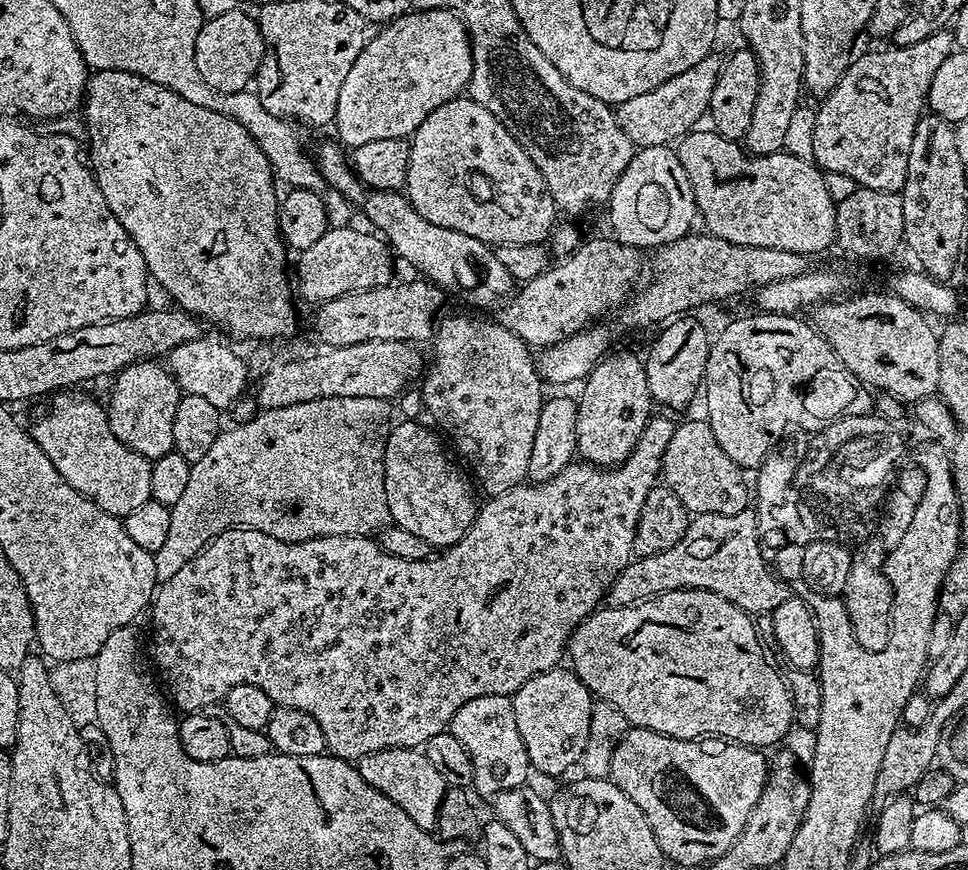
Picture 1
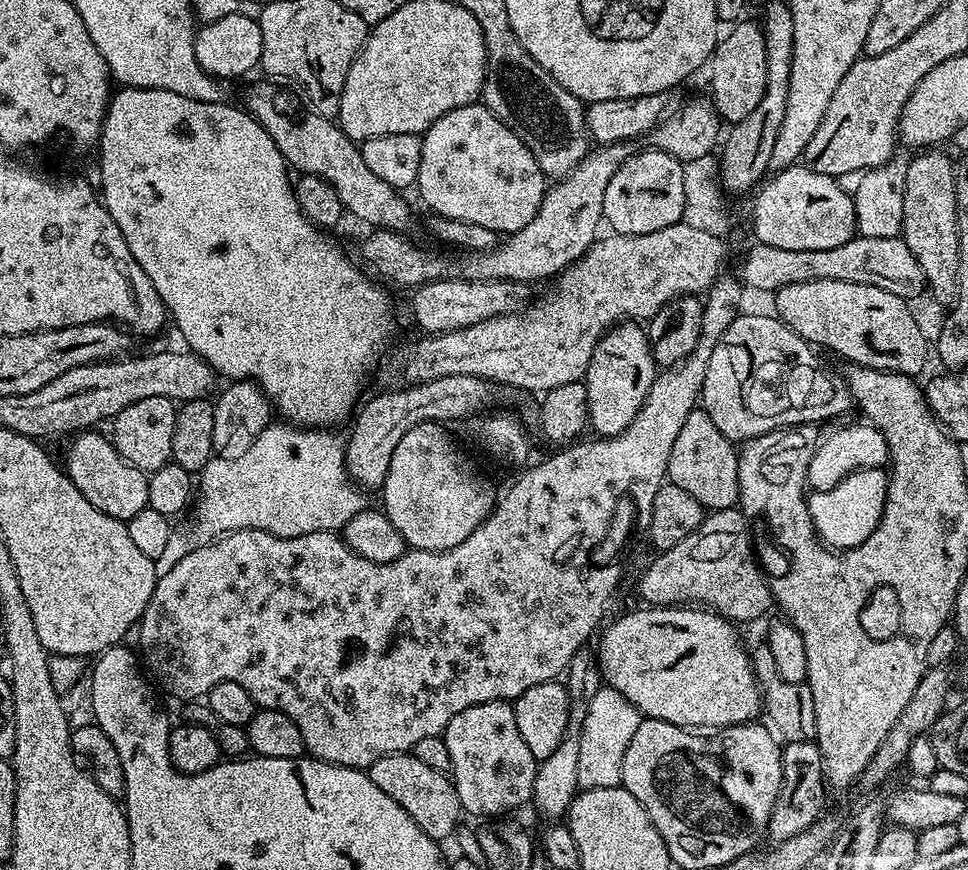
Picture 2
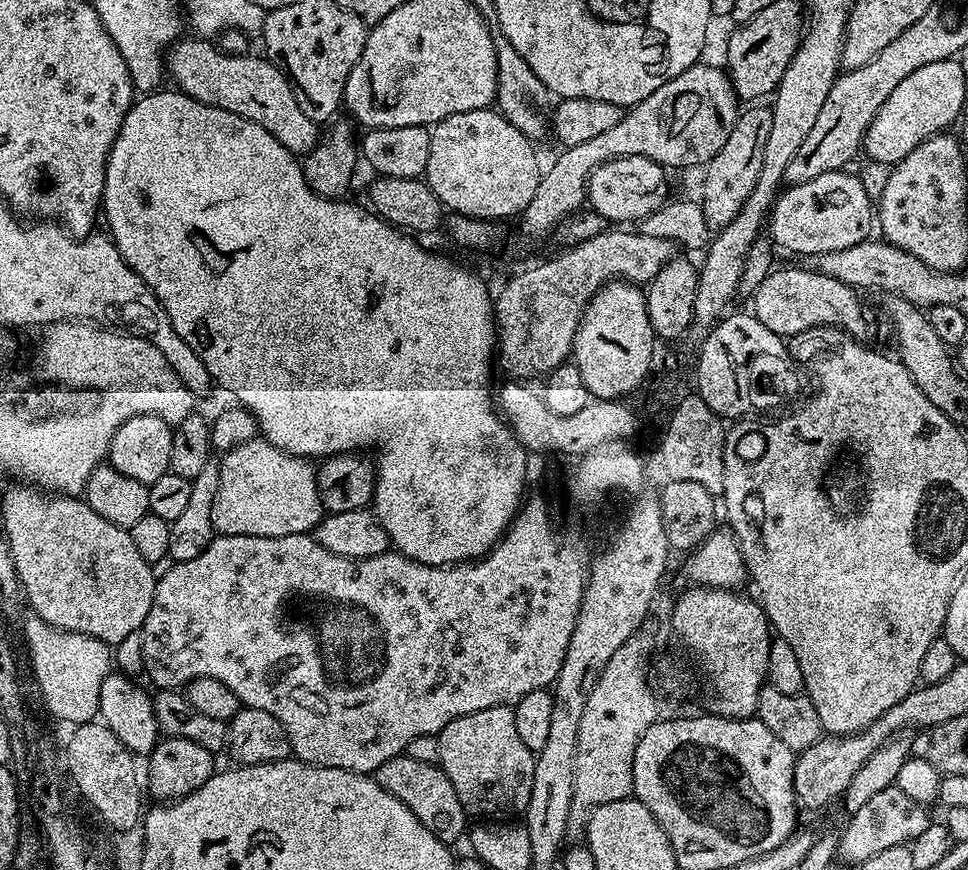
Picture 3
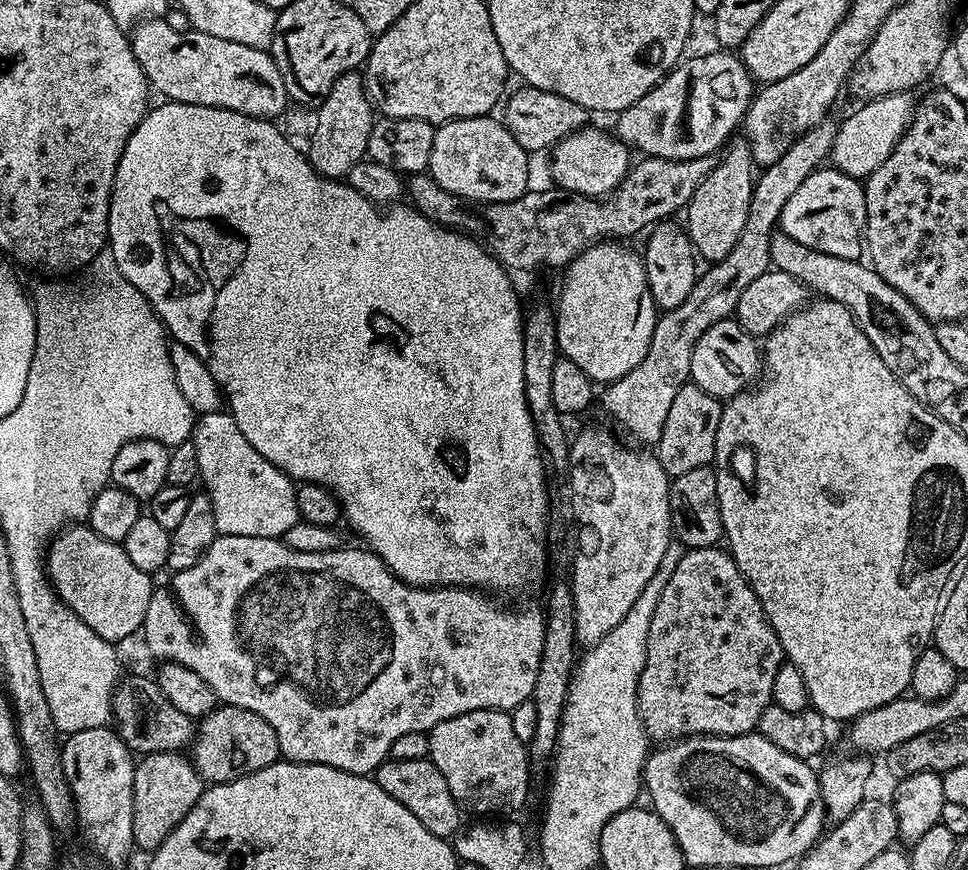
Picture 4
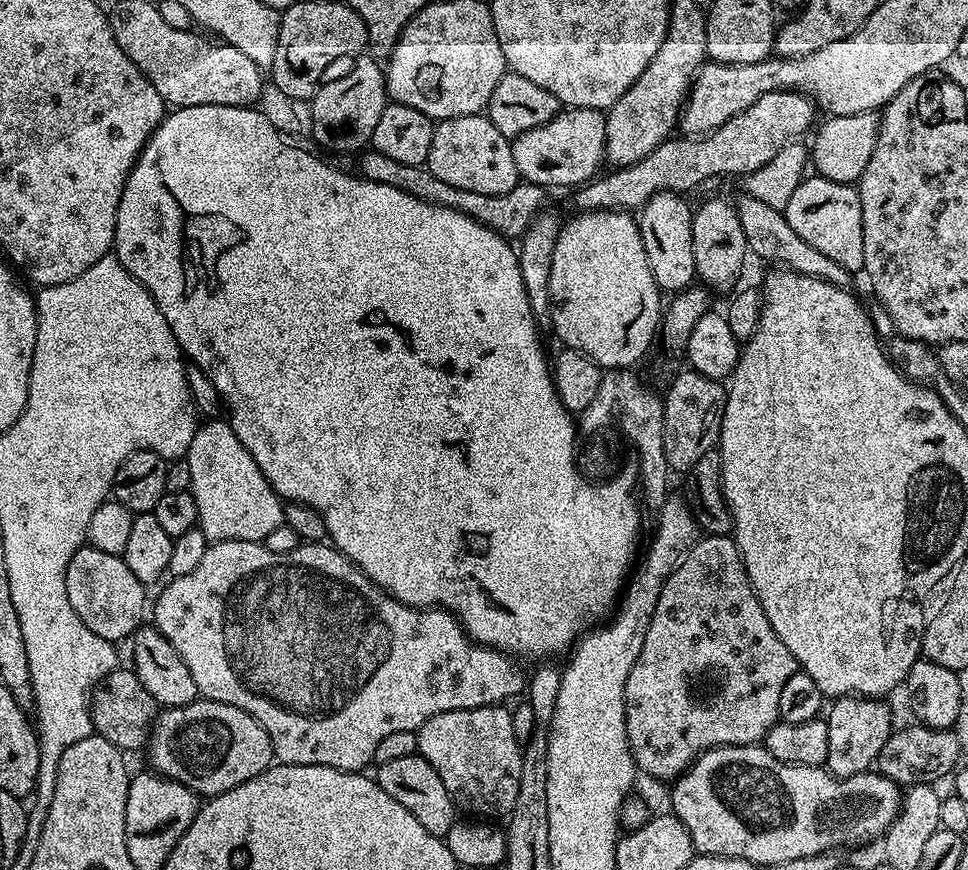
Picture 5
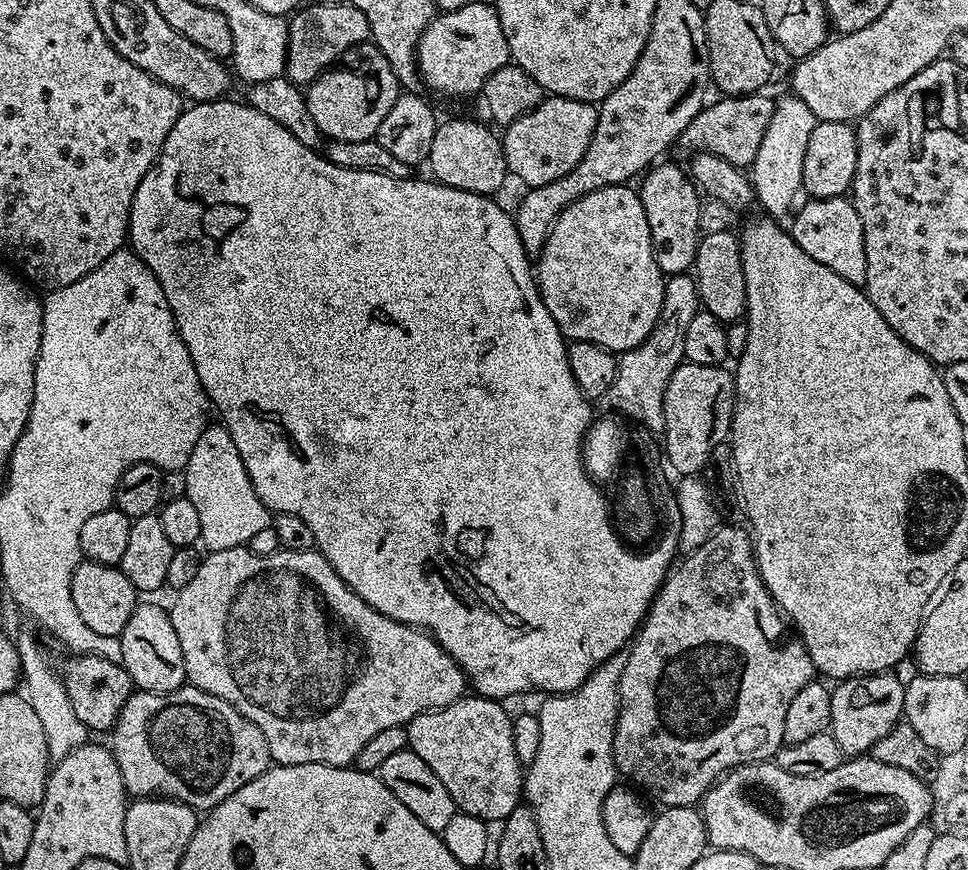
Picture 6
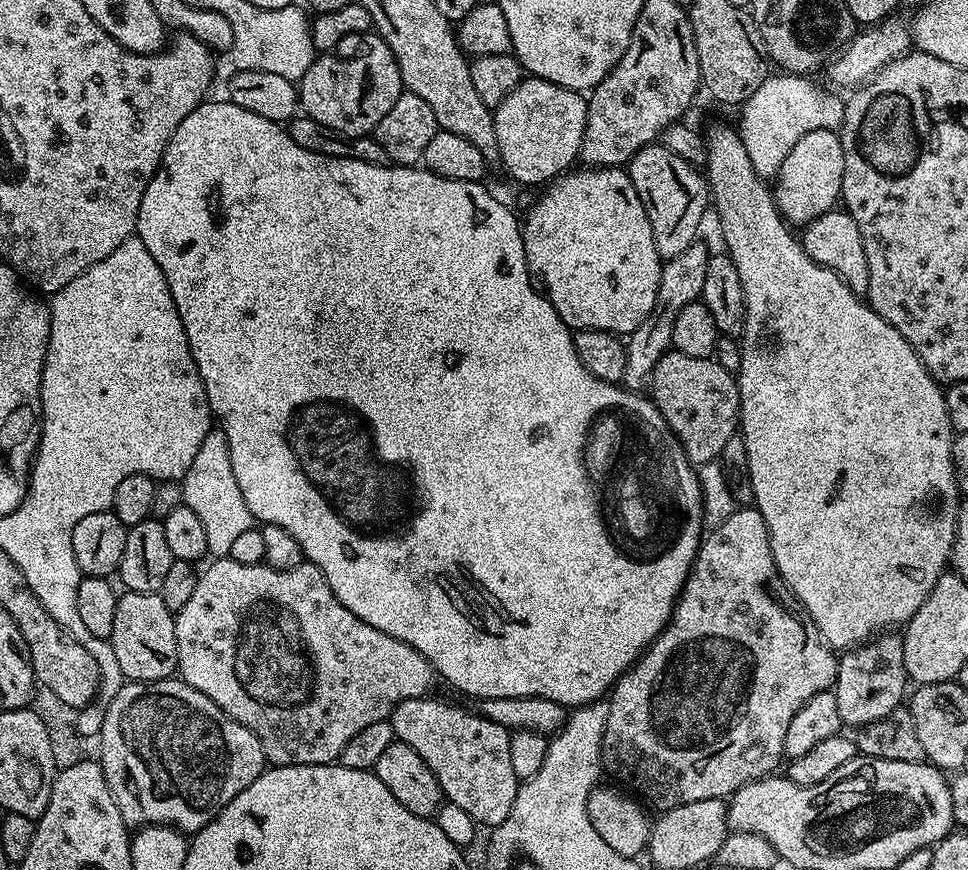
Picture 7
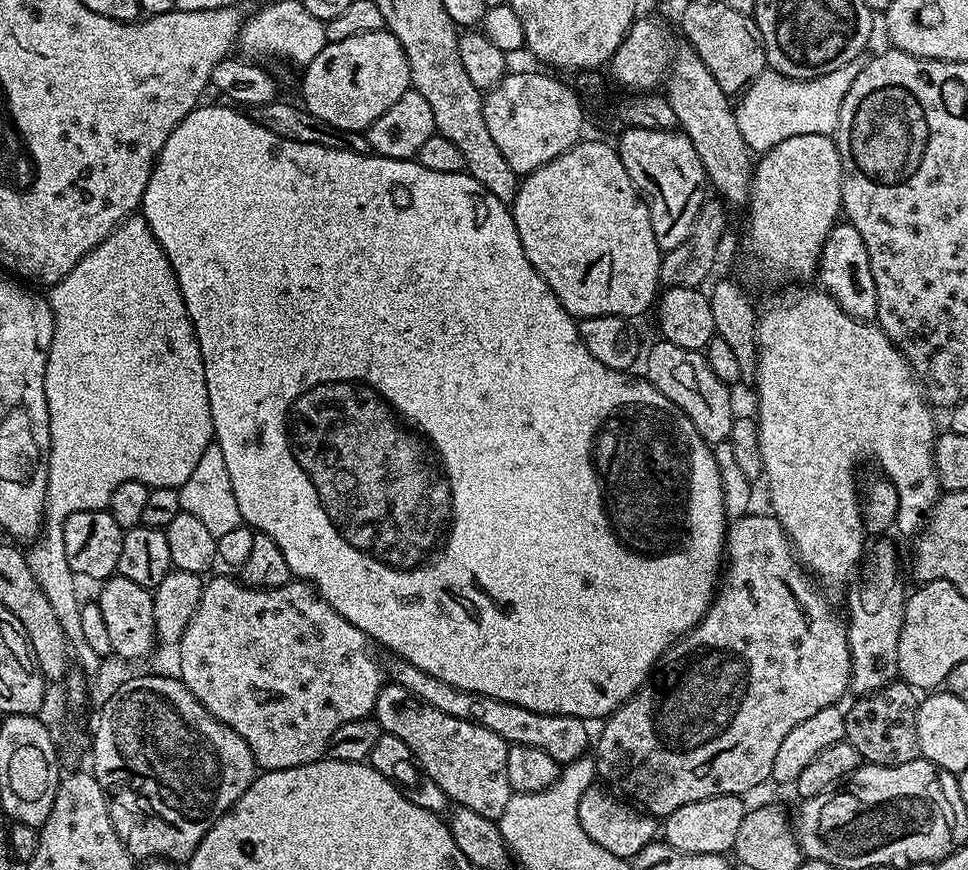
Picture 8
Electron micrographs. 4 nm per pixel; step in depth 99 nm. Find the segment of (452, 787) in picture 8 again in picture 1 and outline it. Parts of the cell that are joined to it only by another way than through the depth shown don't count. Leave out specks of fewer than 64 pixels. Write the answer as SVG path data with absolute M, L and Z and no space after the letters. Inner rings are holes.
M483 696L466 702L466 706L454 714L450 730L454 738L466 746L466 754L470 754L472 788L478 795L495 798L529 783L526 742L522 742L518 722L514 719L511 696Z

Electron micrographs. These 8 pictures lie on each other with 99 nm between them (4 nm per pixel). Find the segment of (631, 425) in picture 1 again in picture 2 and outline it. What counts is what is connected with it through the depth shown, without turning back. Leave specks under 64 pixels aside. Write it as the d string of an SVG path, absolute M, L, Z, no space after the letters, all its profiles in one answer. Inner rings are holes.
M621 322L607 332L594 348L588 374L584 377L588 395L590 428L597 437L607 438L624 432L644 404L646 394L658 375L656 359L652 357L652 345L647 331L639 323Z

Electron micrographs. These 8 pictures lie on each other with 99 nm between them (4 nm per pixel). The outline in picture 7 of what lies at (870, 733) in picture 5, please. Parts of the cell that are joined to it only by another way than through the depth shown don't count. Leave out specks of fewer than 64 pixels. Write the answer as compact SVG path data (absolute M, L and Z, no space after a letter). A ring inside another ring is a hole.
M881 635L875 642L864 643L839 657L834 691L838 698L838 714L845 725L863 726L886 718L905 703L909 688L904 646L899 635Z

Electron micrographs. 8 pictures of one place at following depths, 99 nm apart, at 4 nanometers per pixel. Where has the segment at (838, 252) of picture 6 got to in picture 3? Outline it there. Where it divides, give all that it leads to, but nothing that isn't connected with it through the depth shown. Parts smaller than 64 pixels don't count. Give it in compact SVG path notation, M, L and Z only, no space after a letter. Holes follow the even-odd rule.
M843 170L818 174L818 178L785 187L770 211L770 239L777 249L797 252L801 258L847 250L869 239L874 232L874 200L868 196L859 175Z

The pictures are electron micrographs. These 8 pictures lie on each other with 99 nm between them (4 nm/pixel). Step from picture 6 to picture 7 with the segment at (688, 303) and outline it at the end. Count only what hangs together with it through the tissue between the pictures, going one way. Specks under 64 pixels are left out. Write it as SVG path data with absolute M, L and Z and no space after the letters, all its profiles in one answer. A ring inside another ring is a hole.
M703 242L686 246L682 254L674 254L663 261L658 282L658 298L654 310L646 314L642 326L638 326L627 337L628 353L626 354L626 370L622 381L623 387L629 390L640 390L651 381L654 366L672 348L674 334L674 318L688 304L697 303L702 297L702 282L706 282L706 262L710 249Z

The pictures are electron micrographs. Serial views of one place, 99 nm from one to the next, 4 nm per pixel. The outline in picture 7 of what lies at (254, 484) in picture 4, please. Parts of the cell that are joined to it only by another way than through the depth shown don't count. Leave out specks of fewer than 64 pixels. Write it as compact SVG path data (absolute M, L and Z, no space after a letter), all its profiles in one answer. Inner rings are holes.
M213 430L206 434L206 438L202 438L202 447L182 481L182 504L187 511L198 514L204 531L204 546L207 555L212 558L227 557L231 543L245 530L254 527L250 506L246 506L246 498L242 498L242 490L238 490L238 481L234 479L234 466L230 466L230 450L223 431Z

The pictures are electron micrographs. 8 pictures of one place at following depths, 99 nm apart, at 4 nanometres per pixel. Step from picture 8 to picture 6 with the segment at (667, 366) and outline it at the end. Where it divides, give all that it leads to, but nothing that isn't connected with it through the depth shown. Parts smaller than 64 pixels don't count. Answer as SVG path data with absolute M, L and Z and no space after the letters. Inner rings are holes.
M685 362L670 374L664 399L662 452L667 467L672 467L677 477L703 473L714 446L729 439L736 405L736 377L726 369L718 364L702 366Z

